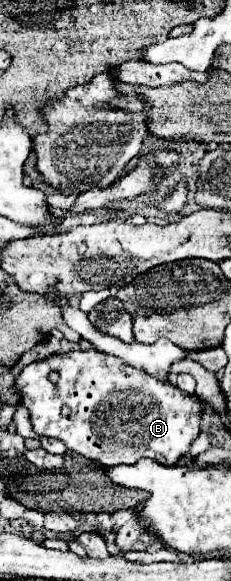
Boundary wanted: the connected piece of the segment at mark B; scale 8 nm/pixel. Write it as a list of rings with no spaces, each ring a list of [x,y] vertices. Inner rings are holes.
[[[96,349],[56,353],[42,361],[26,365],[16,377],[16,393],[20,397],[20,405],[24,405],[30,411],[30,423],[36,435],[60,439],[70,451],[84,455],[86,459],[98,461],[104,467],[120,463],[132,465],[142,457],[156,457],[164,465],[174,465],[188,455],[190,443],[200,433],[202,407],[196,395],[182,393],[178,387],[170,383],[160,383],[152,375],[126,365],[118,357],[98,353]],[[50,371],[60,373],[58,383],[50,383]]]

